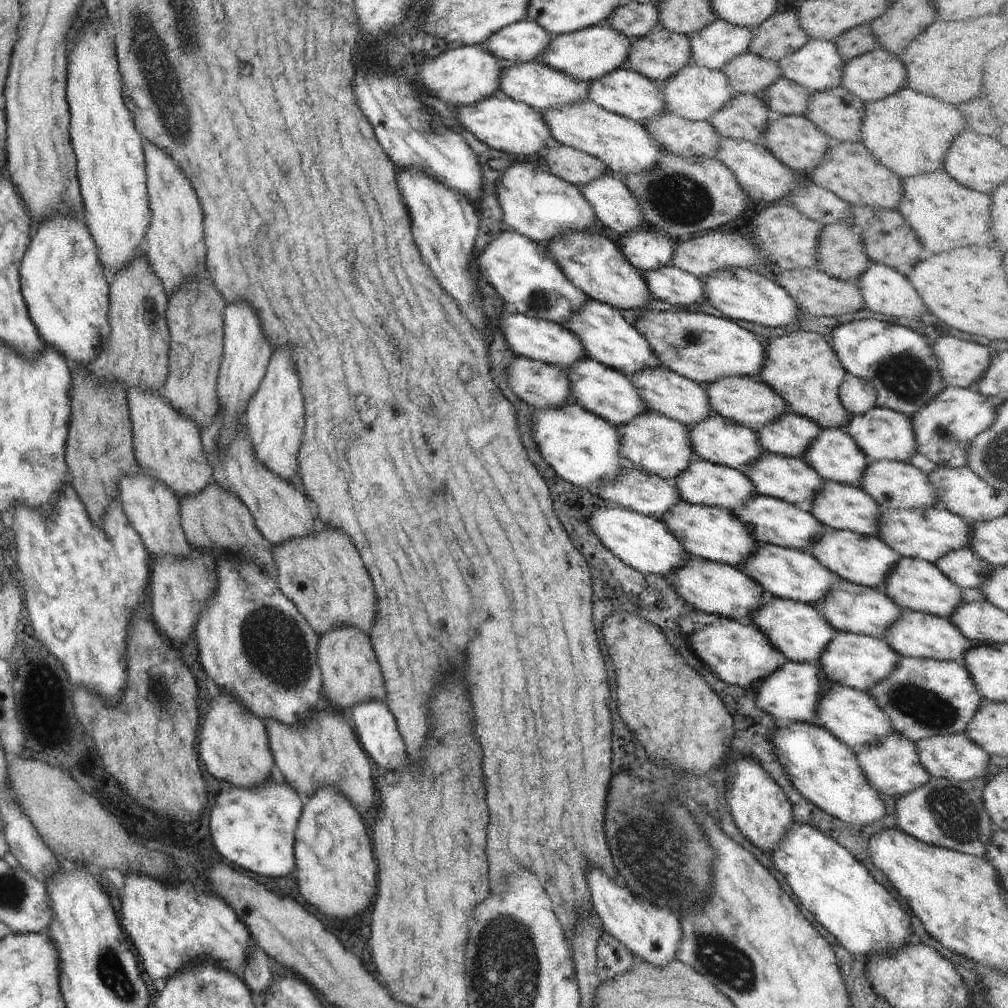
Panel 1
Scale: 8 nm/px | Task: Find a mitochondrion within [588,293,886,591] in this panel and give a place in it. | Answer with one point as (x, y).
(693, 337)

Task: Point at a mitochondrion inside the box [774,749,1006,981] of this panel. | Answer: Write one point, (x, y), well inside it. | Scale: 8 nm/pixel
(955, 815)

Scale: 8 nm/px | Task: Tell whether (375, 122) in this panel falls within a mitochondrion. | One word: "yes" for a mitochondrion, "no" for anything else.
no

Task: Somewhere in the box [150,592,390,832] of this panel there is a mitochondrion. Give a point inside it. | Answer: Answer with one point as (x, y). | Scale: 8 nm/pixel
(276, 648)

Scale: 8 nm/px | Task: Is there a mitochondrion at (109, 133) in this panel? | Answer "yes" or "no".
no

